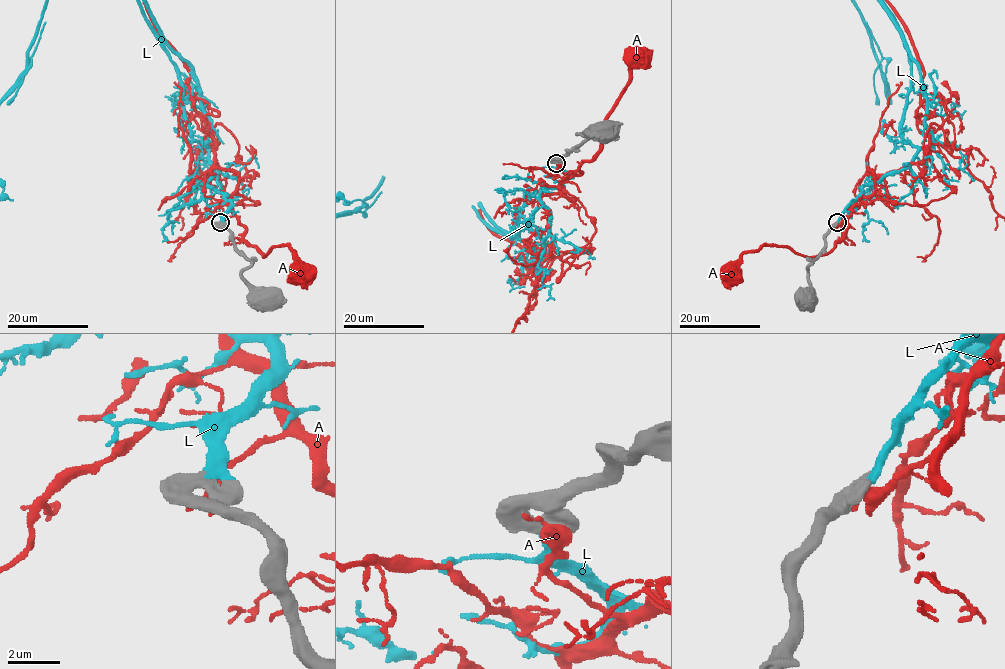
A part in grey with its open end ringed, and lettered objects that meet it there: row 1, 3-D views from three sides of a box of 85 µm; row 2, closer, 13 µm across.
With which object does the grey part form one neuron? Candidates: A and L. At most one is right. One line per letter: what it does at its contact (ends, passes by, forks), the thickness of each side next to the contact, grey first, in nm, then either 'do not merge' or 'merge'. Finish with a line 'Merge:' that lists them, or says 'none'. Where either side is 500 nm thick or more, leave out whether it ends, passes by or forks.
A: calibres 700 and 500 nm; do not merge
L: calibres 600 and 400 nm; merge
Merge: L

